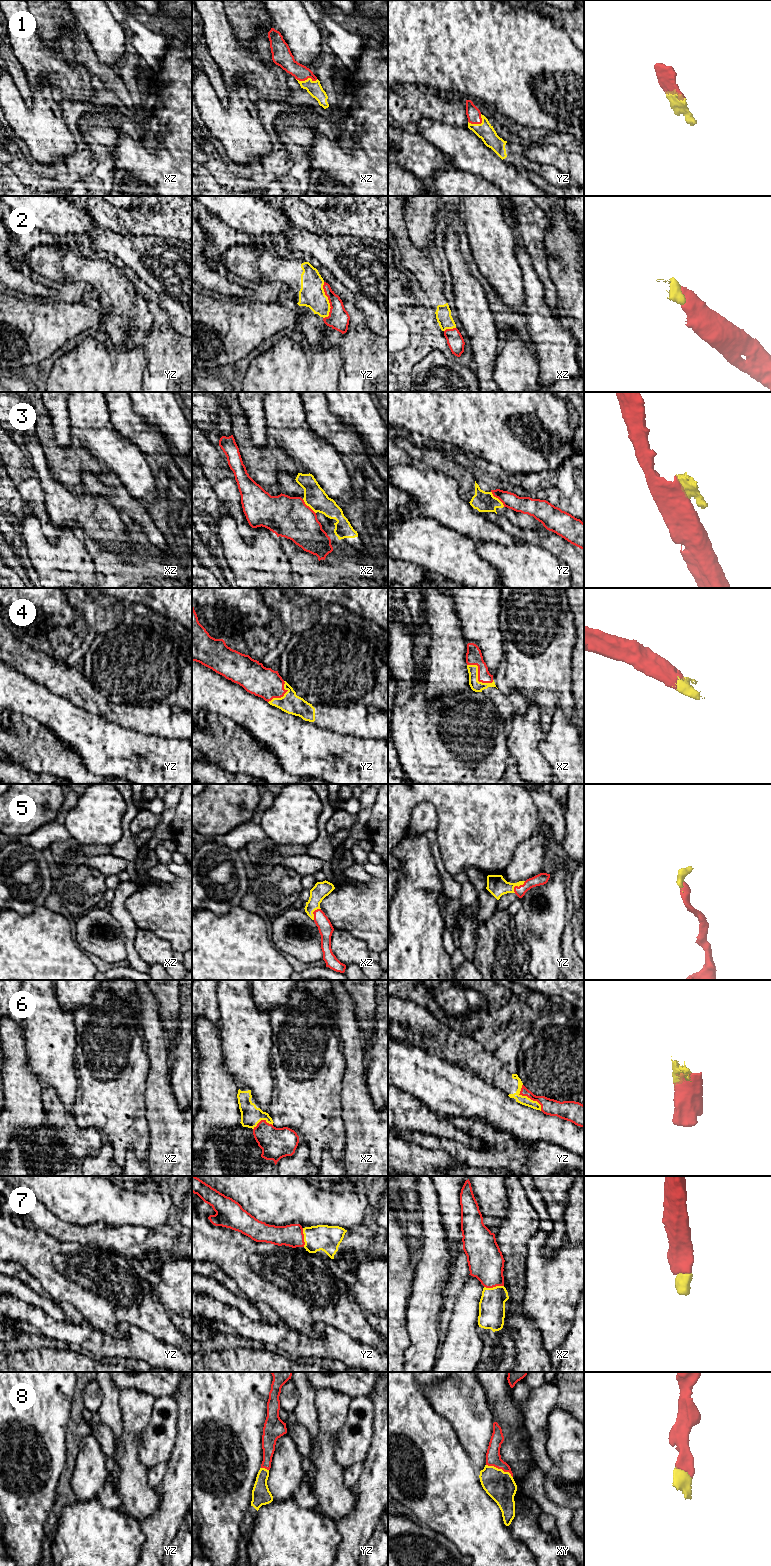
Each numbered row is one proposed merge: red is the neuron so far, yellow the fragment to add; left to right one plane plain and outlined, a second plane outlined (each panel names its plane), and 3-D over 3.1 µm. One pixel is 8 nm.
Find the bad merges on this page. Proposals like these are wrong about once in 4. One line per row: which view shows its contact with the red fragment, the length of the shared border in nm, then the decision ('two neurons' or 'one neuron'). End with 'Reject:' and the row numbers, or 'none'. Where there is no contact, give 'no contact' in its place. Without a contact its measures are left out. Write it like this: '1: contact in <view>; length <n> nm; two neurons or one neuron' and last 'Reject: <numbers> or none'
1: contact in xz; length 180 nm; one neuron
2: contact in yz; length 300 nm; one neuron
3: contact in yz; length 170 nm; two neurons
4: contact in xz; length 260 nm; one neuron
5: contact in yz; length 130 nm; one neuron
6: contact in yz; length 260 nm; one neuron
7: contact in xz; length 160 nm; one neuron
8: contact in xy; length 240 nm; one neuron
Reject: 3

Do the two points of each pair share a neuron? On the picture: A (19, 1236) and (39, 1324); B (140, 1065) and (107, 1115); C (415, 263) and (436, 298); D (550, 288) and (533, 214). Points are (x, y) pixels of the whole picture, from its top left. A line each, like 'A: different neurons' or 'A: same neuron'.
A: different neurons
B: same neuron
C: same neuron
D: same neuron

